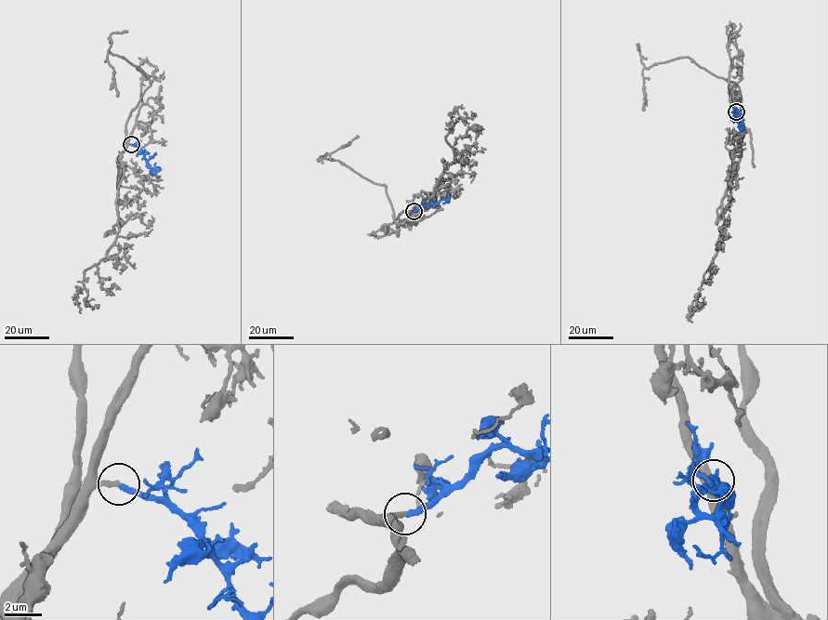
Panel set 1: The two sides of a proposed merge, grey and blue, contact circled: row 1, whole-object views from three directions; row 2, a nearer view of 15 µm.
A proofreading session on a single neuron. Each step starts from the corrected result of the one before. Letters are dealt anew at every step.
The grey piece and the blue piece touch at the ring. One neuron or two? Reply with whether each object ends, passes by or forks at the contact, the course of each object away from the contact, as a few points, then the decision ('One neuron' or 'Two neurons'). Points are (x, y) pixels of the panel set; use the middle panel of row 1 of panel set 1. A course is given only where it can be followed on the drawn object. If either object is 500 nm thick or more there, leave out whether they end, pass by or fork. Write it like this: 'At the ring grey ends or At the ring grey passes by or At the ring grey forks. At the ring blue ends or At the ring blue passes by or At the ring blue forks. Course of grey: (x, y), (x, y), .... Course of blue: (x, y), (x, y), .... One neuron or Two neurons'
At the ring grey ends. At the ring blue ends. Course of grey: (414, 212), (427, 204), (444, 168), (455, 161), (445, 138), (453, 125), (452, 113), (464, 108). Course of blue: (414, 212), (425, 204), (445, 199), (442, 203). One neuron

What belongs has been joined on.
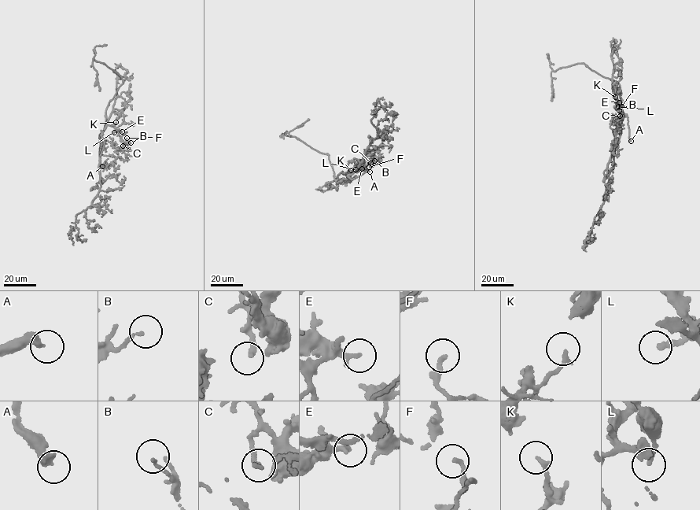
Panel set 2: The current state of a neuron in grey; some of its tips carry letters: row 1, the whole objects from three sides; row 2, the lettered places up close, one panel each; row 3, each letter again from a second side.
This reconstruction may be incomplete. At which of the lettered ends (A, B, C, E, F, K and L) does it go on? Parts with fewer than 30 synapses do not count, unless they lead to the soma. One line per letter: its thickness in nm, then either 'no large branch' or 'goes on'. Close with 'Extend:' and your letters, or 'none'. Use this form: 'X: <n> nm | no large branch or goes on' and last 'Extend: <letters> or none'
A: 360 nm | goes on
B: 120 nm | no large branch
C: 200 nm | no large branch
E: 220 nm | no large branch
F: 200 nm | no large branch
K: 120 nm | no large branch
L: 200 nm | no large branch
Extend: A

